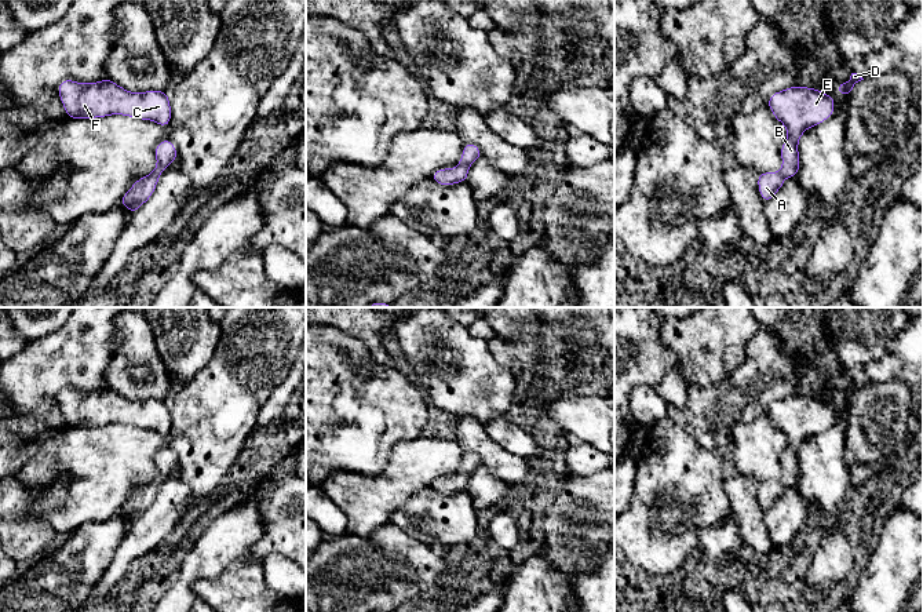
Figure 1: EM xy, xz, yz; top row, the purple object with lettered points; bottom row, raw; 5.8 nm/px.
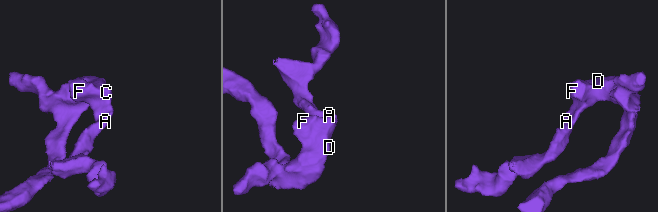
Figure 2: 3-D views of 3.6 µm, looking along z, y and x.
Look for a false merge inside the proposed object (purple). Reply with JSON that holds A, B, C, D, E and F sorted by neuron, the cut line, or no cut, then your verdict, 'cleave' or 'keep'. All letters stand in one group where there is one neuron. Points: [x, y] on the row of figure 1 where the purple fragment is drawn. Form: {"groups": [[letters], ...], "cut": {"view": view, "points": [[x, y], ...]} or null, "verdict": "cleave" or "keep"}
{"groups": [["A", "B", "C", "D", "E", "F"]], "cut": null, "verdict": "keep"}

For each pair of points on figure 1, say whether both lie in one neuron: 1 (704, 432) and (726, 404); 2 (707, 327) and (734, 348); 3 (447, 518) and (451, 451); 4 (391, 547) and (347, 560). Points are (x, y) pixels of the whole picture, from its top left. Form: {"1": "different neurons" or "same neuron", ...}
{"1": "same neuron", "2": "same neuron", "3": "different neurons", "4": "same neuron"}

